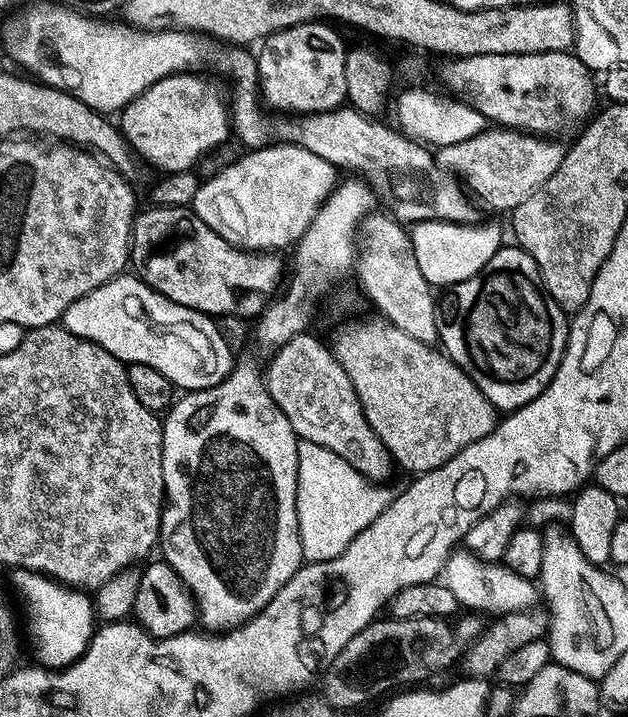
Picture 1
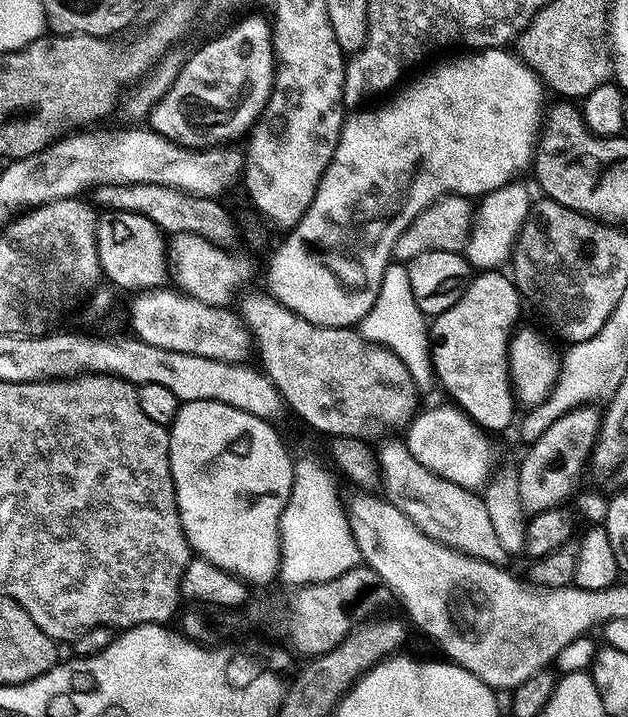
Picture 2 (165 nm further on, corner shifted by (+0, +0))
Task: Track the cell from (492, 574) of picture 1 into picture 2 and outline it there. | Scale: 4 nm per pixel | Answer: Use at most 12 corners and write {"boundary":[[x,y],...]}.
{"boundary":[[378,450],[383,495],[427,536],[491,564],[506,555],[483,495]]}

